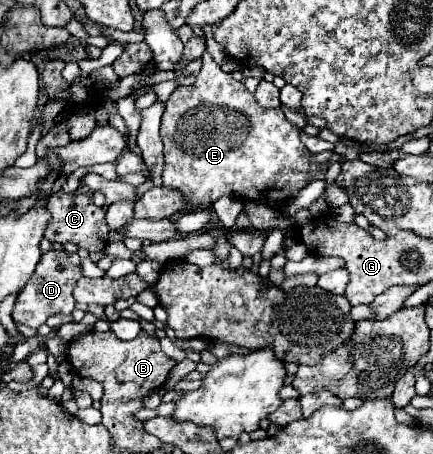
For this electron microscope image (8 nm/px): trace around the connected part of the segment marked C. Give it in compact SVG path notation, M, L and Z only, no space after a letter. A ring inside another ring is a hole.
M58 191L50 197L46 209L52 215L52 219L50 219L50 223L46 225L46 231L44 231L44 237L48 241L58 241L58 243L74 241L78 247L84 247L88 251L104 251L104 247L108 245L108 231L110 229L106 227L102 207L96 207L92 203L92 193Z

